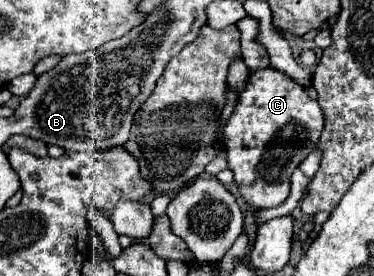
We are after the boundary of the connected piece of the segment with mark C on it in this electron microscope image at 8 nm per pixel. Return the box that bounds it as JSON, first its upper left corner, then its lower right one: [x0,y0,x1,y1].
[224,67,324,209]

